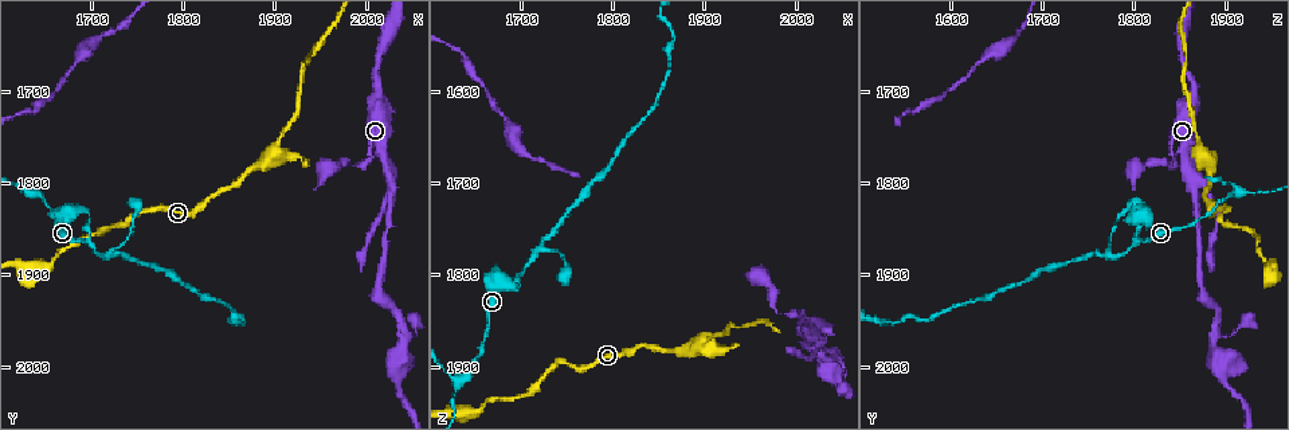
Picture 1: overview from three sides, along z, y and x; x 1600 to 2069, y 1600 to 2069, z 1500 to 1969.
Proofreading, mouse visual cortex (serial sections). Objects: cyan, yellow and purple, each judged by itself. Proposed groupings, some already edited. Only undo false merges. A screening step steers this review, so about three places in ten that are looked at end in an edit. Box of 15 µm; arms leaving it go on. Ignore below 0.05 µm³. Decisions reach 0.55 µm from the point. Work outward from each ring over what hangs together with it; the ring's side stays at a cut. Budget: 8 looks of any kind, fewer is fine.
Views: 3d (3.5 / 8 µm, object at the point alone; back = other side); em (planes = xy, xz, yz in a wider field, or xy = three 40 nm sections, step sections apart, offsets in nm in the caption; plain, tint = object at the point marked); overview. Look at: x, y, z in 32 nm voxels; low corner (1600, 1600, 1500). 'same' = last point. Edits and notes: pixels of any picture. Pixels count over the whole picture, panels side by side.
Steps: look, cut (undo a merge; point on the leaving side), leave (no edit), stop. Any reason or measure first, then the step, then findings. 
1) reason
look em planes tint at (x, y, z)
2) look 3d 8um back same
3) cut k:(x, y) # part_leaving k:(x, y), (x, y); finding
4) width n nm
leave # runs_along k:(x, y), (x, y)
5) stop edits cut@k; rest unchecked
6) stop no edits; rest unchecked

sharp bend
look 3d 8um at (1740, 1840, 1895)

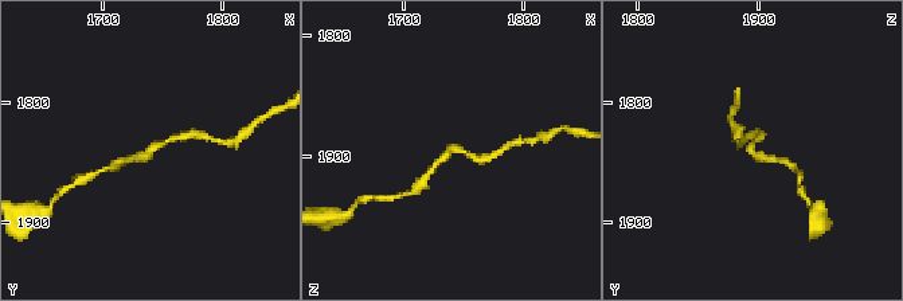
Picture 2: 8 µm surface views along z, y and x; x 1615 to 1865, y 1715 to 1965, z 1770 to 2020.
look 3d 3.5um at (1742, 1840, 1894)

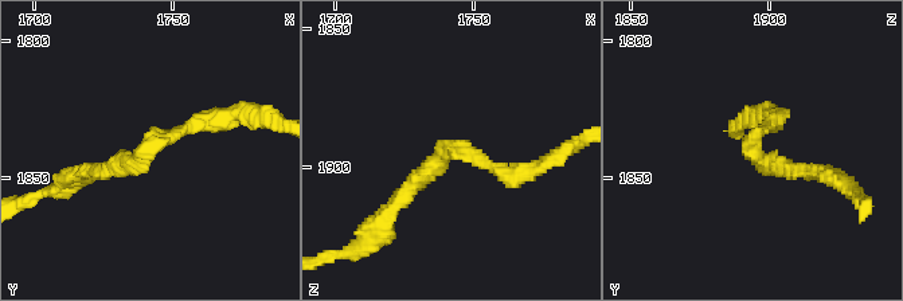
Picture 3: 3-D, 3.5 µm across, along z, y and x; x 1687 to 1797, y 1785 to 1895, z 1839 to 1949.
arm_widths 200, 200 nm
look em xy step 3 tint at (1741, 1839, 1893)

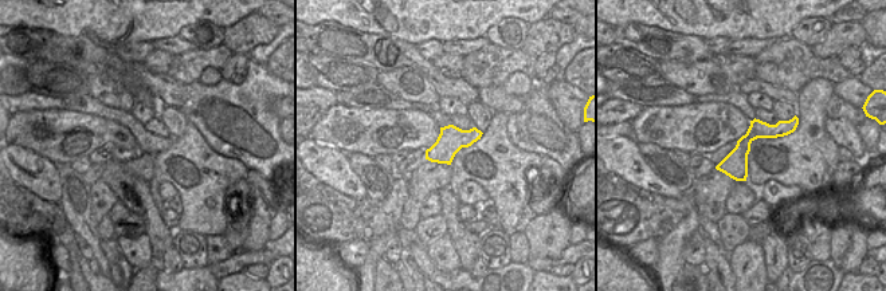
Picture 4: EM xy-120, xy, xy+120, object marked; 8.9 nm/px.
width 240 nm
leave # runs_along 3:(223, 114), (125, 168), (92, 172); all the same cell

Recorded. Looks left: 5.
narrows sharply
look em xy step 1 tint at (1630, 1815, 1915)

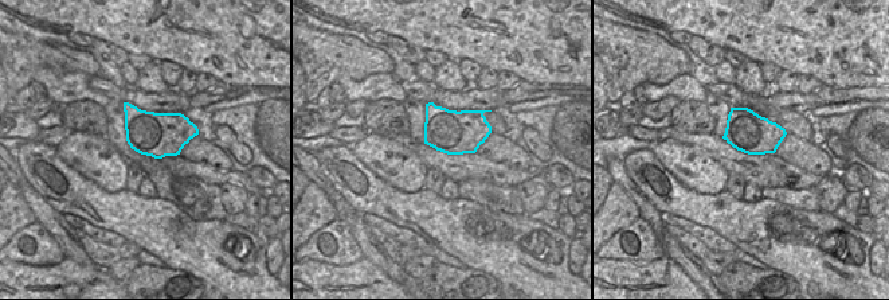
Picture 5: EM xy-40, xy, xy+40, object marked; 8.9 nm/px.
look 3d 3.5um same

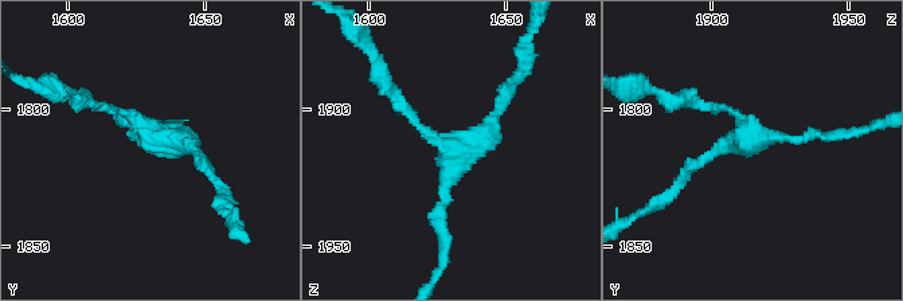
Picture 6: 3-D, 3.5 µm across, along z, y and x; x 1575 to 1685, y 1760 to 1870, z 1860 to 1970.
leave # runs_along 6:(206, 167), (190, 143), (94, 105); continuous, no second cell

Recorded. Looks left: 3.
look 3d 3.5um at (1695, 1865, 1805)

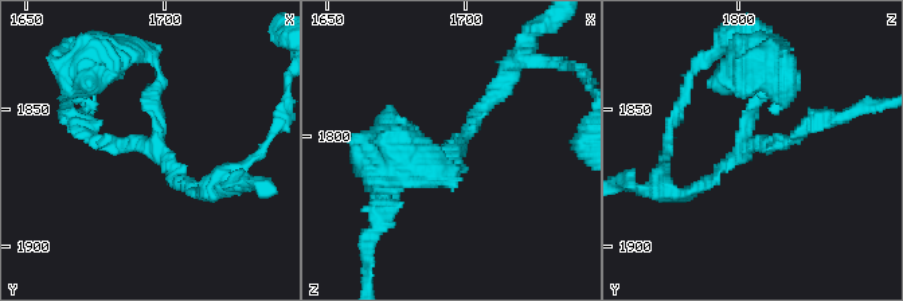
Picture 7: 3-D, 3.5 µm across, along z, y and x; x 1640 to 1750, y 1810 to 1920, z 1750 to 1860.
arms 3; arm_widths 150, 150, 200 nm; need the tissue
look em xy step 2 tint at (1695, 1863, 1803)

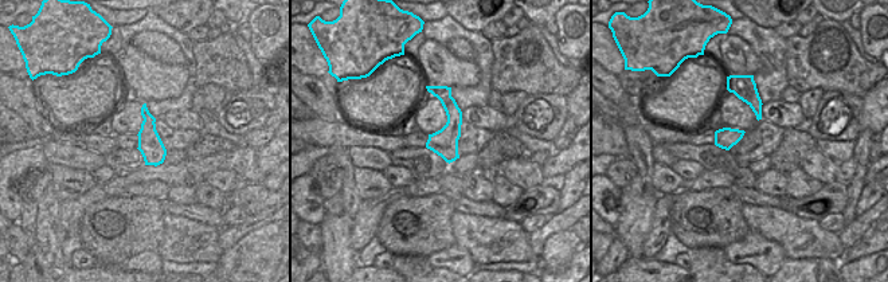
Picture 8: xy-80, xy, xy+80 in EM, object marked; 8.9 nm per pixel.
leave # runs_along 8:(431, 89), (452, 109), (449, 159); all the same cell

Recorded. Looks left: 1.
stop no edits; rest unchecked

